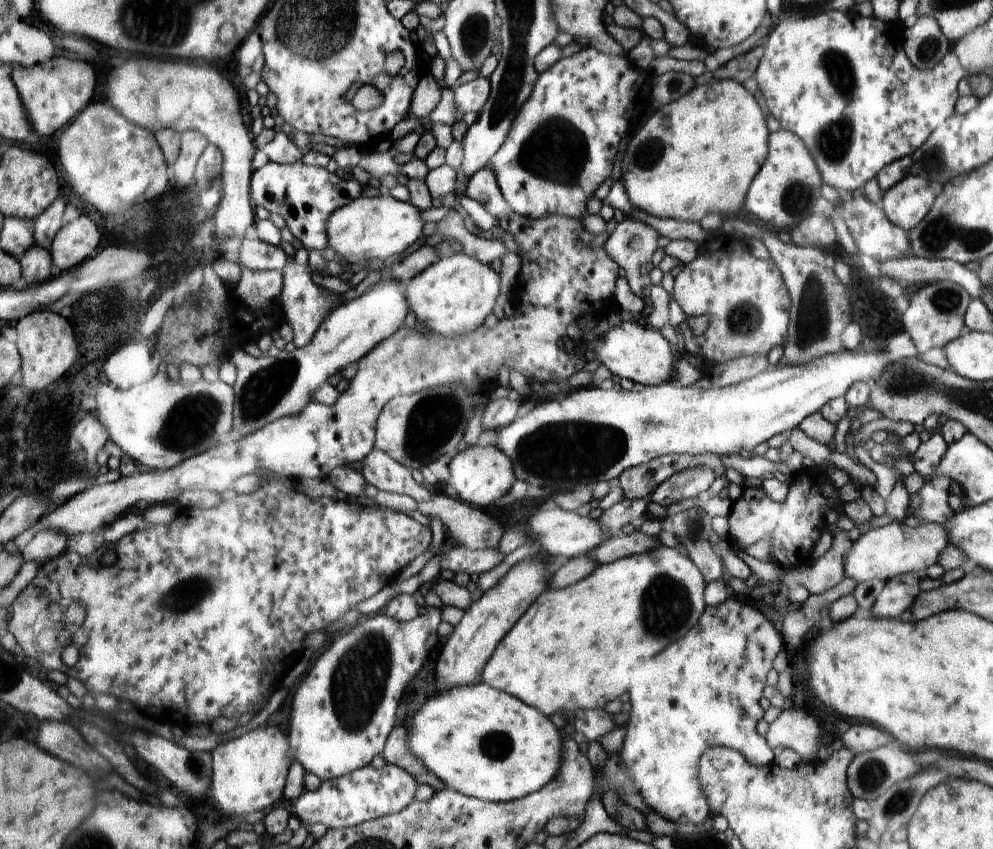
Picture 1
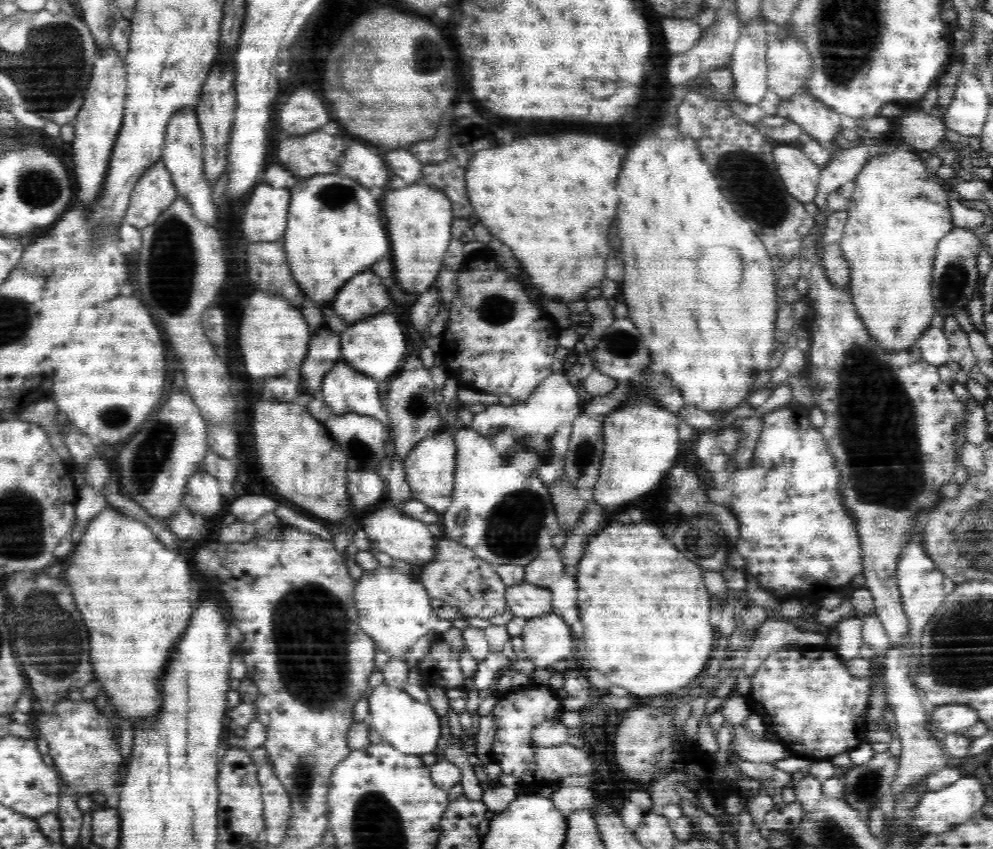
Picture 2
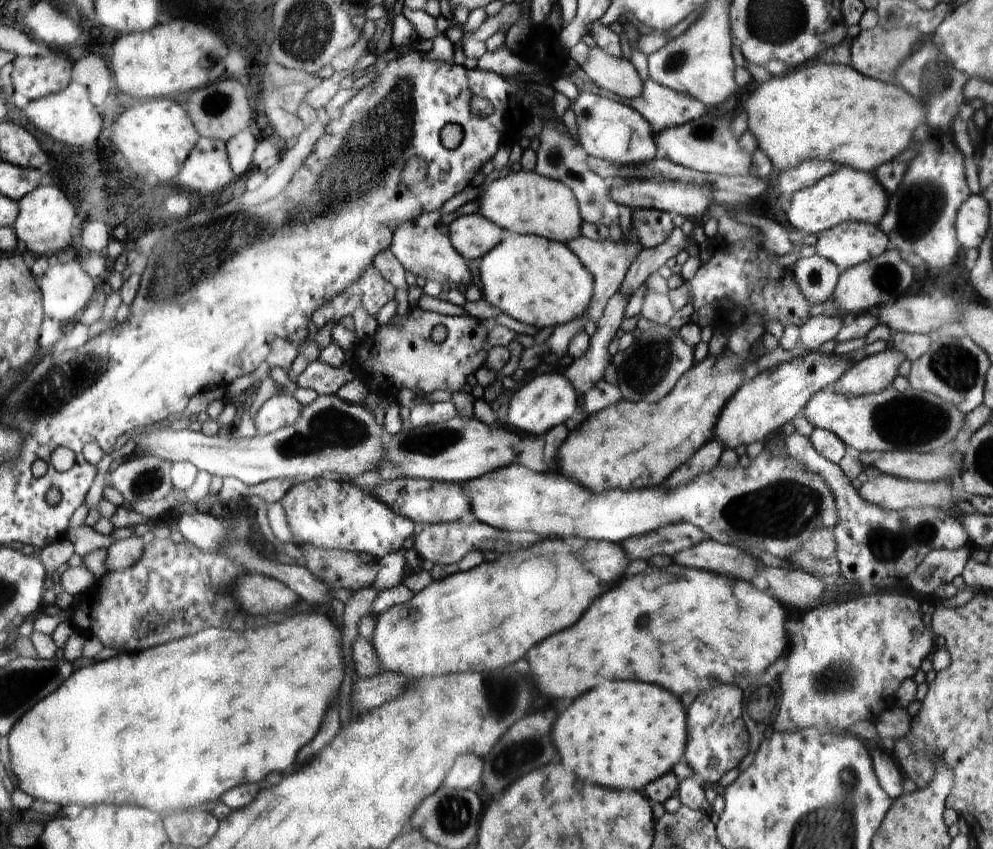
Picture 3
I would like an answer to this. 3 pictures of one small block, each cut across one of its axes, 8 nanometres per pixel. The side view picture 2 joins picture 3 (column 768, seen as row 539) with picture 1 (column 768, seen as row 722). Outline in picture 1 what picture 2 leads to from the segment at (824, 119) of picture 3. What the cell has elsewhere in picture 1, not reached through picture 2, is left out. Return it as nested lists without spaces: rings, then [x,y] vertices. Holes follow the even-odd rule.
[[[732,79],[726,80],[712,80],[709,83],[702,84],[690,89],[684,96],[678,98],[670,104],[665,104],[659,109],[655,109],[653,114],[650,115],[645,122],[637,125],[636,131],[630,136],[630,142],[621,159],[621,178],[620,182],[626,189],[630,204],[637,209],[642,210],[648,215],[654,215],[661,219],[676,219],[684,222],[696,222],[698,223],[701,218],[708,216],[708,214],[718,214],[719,212],[728,212],[728,214],[734,214],[742,204],[744,204],[744,198],[747,198],[746,192],[748,192],[748,186],[752,184],[754,177],[758,174],[760,167],[766,160],[766,154],[768,154],[768,128],[766,128],[766,120],[762,116],[762,110],[760,106],[756,104],[754,96],[744,88],[740,86],[739,82]]]

